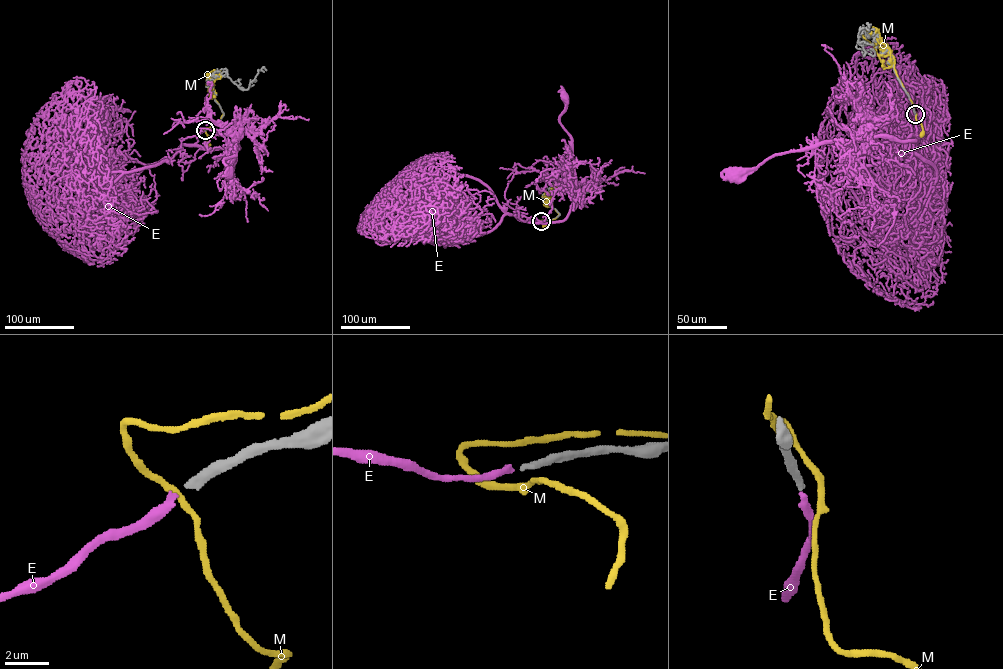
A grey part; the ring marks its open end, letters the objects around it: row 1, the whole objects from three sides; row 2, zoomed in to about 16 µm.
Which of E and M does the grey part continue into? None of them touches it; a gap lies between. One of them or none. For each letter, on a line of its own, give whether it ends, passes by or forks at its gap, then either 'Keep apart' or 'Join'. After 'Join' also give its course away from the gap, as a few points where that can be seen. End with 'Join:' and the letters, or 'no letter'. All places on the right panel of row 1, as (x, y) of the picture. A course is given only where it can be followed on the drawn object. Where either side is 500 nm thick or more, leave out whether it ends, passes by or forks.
E: It ends there. Join. Its course: (915, 114), (912, 122), (917, 140), (872, 137), (818, 143), (775, 154), (752, 169), (737, 171), (734, 174)
M: It passes by. Keep apart
Join: E

